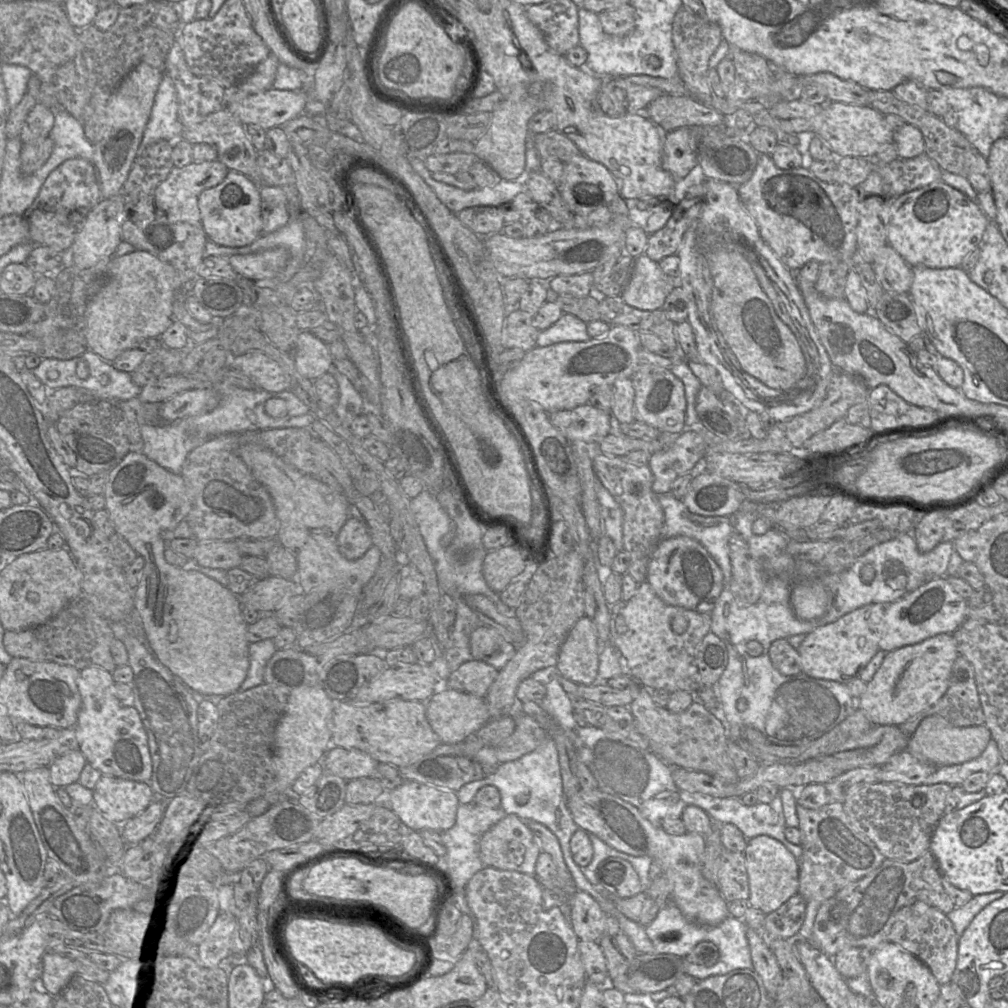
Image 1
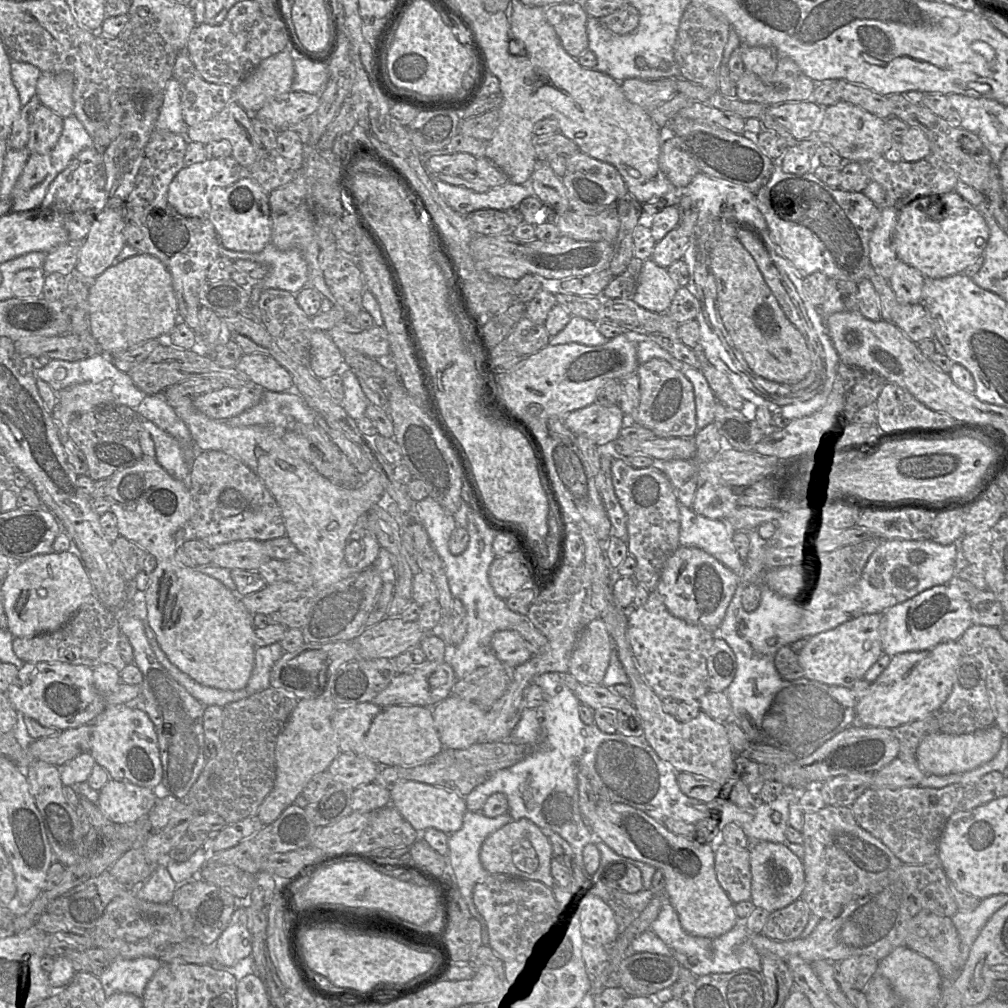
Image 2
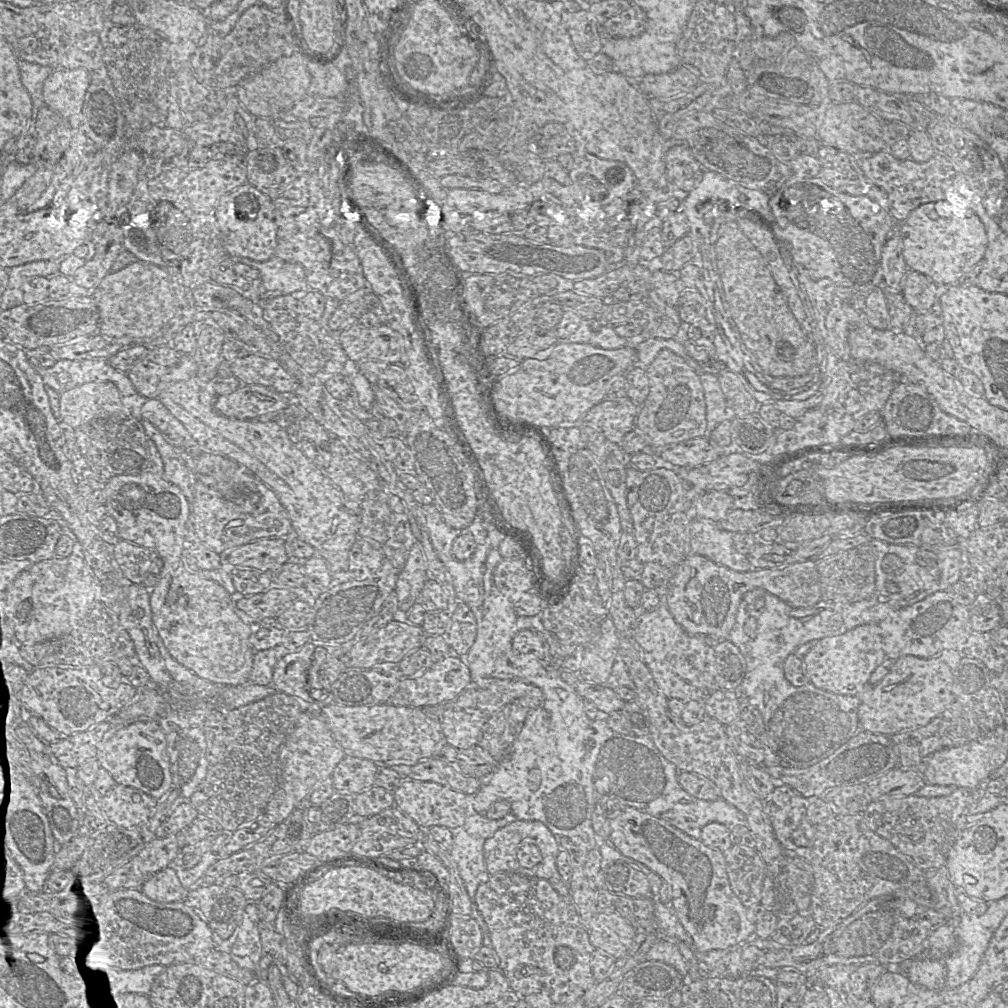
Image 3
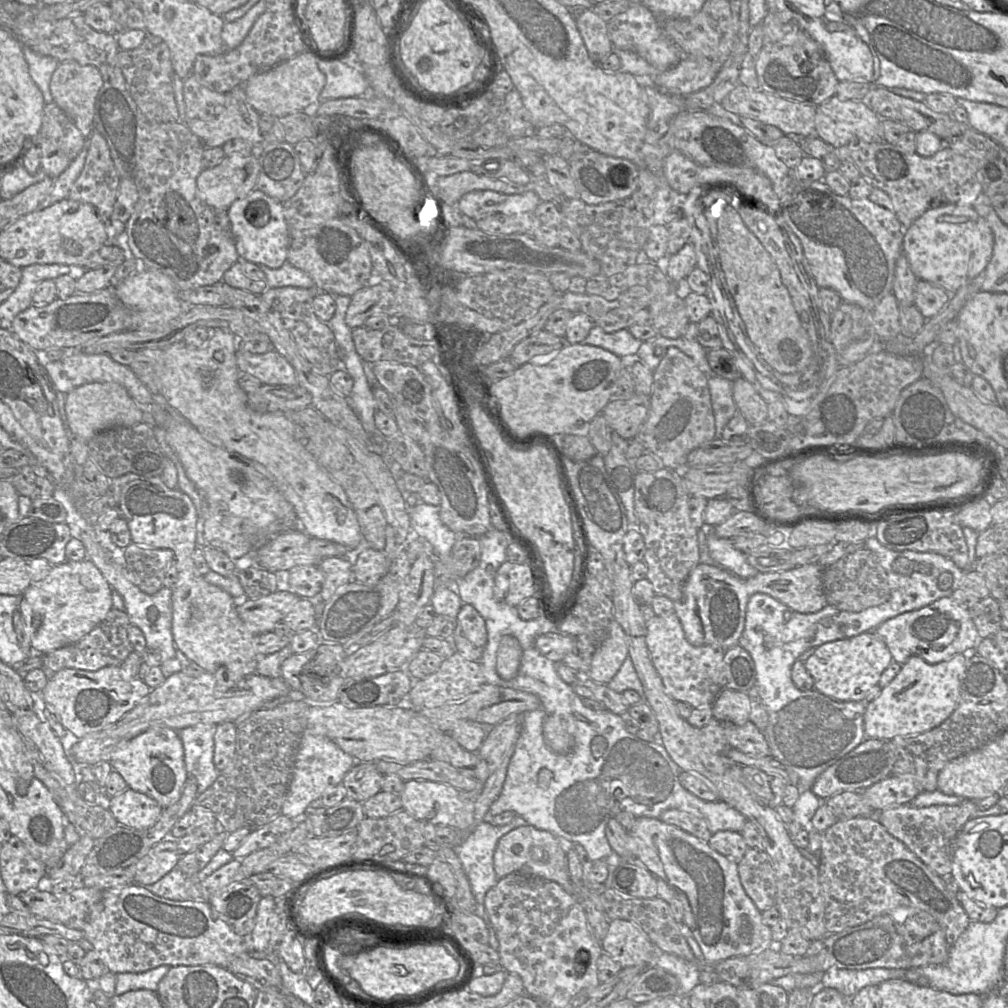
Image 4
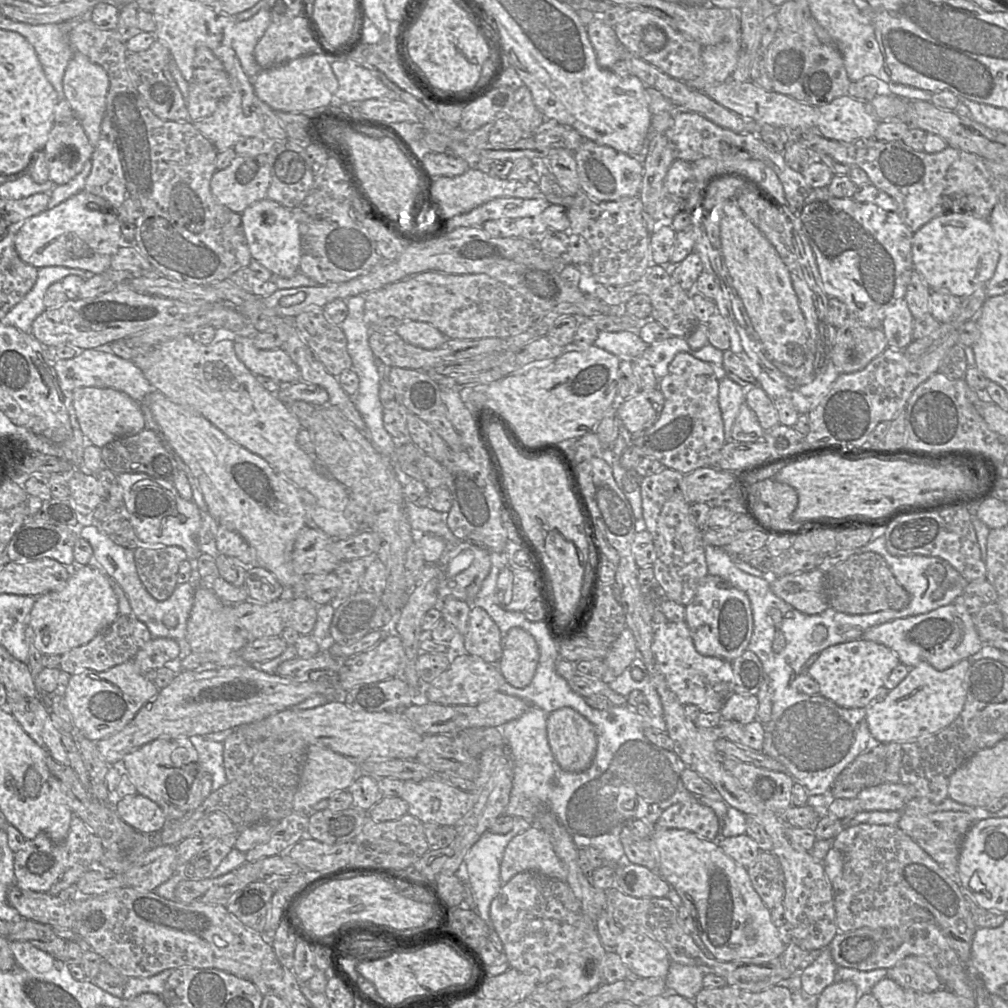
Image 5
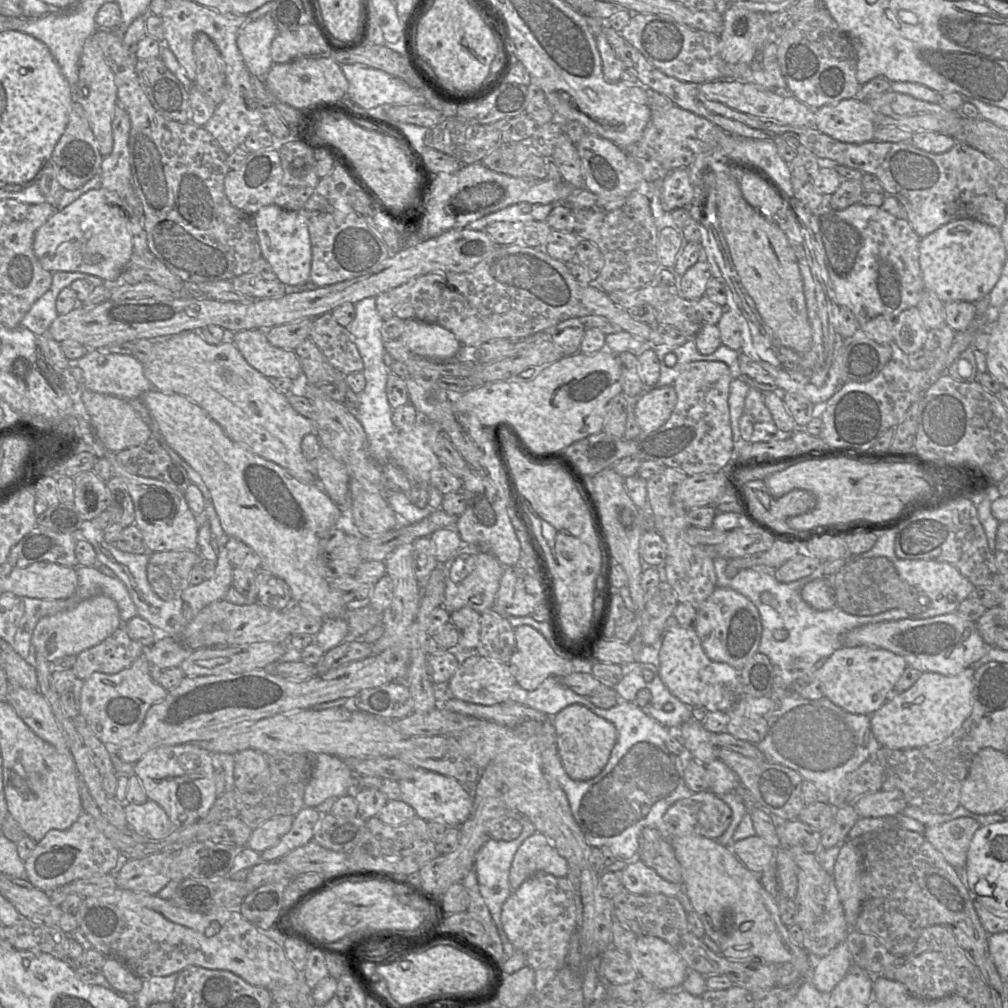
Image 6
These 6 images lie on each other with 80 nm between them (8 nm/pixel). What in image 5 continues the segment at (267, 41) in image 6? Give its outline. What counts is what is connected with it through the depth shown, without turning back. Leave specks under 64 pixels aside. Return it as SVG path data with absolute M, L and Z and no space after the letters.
M262 8L251 18L237 21L232 30L232 47L251 79L262 70L255 59L254 49L271 23L270 10Z

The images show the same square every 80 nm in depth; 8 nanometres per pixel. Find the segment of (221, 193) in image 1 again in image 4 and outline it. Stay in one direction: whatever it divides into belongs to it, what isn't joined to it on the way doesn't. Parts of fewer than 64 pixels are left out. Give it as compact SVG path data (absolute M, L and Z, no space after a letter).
M255 189L245 198L234 201L227 214L241 260L272 269L279 268L287 262L290 234L284 217L283 202Z

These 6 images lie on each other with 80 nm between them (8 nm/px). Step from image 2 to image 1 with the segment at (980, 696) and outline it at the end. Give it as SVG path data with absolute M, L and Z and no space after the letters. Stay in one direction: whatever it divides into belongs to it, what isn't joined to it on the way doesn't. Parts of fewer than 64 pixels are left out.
M959 655L953 663L949 687L943 697L933 706L918 713L905 723L899 725L900 730L911 737L920 722L927 716L941 716L956 727L981 726L985 723L985 717L981 707L978 690L975 681L975 670L973 665L964 657Z

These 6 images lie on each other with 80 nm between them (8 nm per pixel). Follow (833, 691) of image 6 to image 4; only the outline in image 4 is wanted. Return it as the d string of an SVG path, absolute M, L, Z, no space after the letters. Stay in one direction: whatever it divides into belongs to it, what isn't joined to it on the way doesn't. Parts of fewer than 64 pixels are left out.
M870 631L822 644L804 662L804 667L813 678L814 689L820 693L838 701L866 701L892 661L884 641Z

